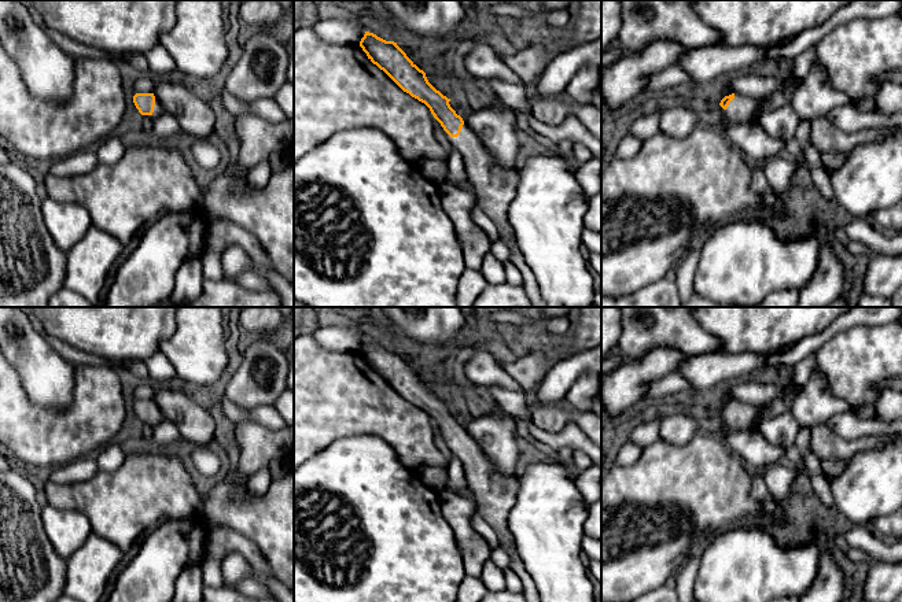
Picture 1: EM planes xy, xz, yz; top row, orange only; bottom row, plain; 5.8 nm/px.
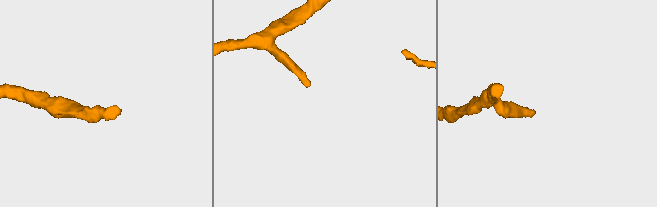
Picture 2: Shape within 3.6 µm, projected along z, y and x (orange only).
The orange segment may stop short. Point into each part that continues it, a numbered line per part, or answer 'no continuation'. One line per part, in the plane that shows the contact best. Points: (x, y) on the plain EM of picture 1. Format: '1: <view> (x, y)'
1: yz (742, 416)

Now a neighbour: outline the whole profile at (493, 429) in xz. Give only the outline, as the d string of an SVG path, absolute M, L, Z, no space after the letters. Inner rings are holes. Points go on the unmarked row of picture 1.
M489 400L467 422L464 431L475 439L501 474L511 476L519 470L524 444L518 436L516 421L507 411Z

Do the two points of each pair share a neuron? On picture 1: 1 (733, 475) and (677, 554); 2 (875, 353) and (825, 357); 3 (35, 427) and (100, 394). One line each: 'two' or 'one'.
1: one
2: one
3: one

